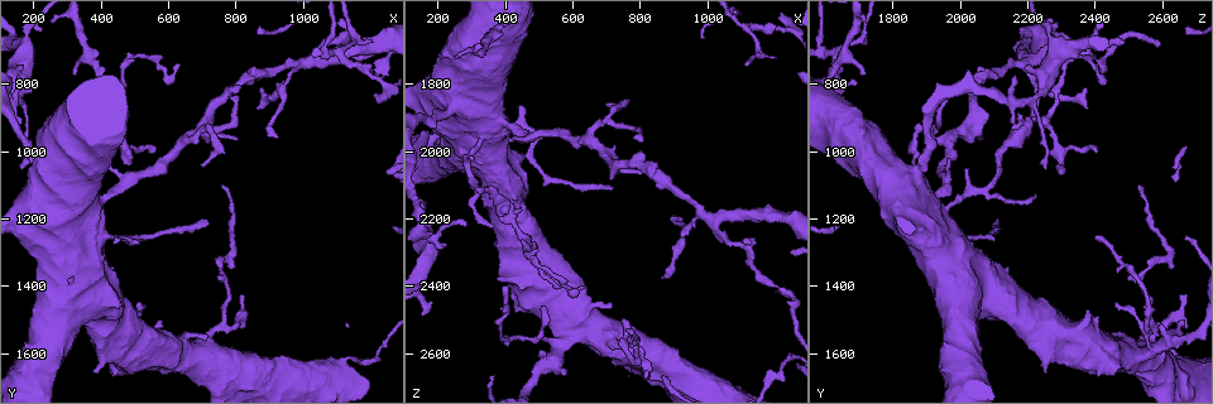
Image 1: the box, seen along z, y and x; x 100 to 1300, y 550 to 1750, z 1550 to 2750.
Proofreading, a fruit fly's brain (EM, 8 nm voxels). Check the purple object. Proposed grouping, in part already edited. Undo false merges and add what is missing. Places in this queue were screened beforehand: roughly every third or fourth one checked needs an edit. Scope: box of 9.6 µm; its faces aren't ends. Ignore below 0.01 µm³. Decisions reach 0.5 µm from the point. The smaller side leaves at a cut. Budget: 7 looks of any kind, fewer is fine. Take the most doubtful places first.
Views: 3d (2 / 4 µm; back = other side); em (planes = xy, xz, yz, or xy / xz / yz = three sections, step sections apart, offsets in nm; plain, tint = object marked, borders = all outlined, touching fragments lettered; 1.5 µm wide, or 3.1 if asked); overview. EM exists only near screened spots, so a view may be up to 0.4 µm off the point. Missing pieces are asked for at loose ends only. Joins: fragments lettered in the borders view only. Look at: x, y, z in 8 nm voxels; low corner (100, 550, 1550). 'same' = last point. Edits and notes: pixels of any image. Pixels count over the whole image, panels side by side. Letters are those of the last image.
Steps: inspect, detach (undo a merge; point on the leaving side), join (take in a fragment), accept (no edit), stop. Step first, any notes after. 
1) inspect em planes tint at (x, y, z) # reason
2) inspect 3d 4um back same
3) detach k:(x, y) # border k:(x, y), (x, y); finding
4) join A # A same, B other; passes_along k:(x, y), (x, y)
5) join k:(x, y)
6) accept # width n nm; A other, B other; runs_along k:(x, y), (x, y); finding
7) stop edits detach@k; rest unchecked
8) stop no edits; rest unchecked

inspect em yz step 8 borders at (800, 830, 1980) # branch stops here

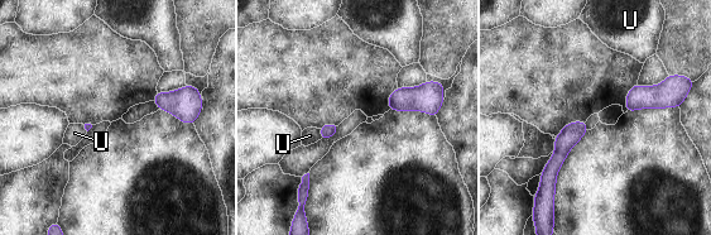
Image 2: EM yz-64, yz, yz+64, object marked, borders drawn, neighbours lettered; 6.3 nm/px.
accept # U other; border 2:(318, 129), (320, 139); none of them fits

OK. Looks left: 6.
inspect em planes borders at (820, 1420, 2670) # branch stops here

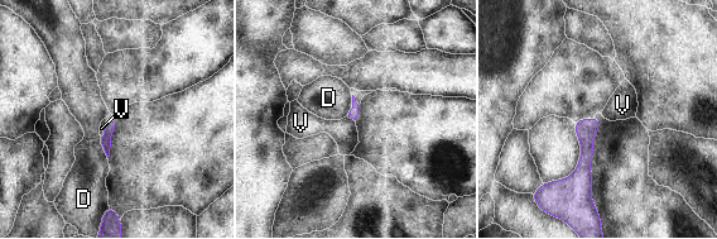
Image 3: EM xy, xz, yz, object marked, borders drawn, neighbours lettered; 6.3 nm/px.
accept # D other, V other; runs_along 3:(595, 120), (587, 128), (585, 187); none of them fits

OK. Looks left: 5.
inspect 3d 2um at (760, 1110, 2530) # free end

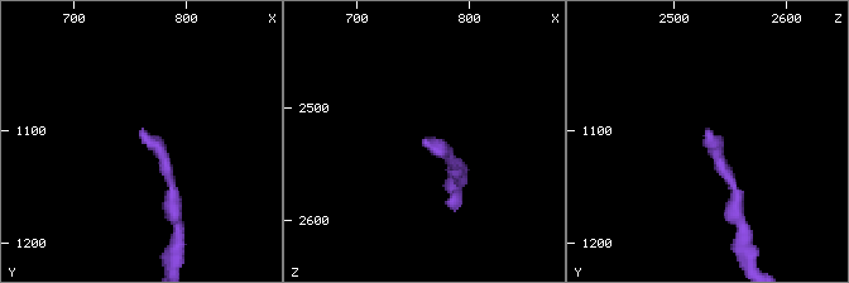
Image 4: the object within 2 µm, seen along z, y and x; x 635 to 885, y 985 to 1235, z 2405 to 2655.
inspect em planes borders at (756, 1106, 2532) # shape alone is not enough

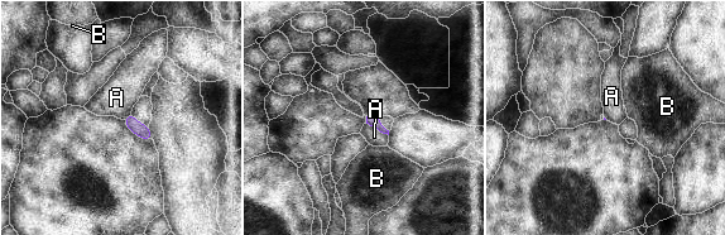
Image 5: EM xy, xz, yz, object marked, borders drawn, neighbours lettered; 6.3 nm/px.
accept # A other, B other; border 5:(365, 123), (388, 135); no lettered fragment goes on from it

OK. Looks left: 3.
stop no edits; rest unchecked

